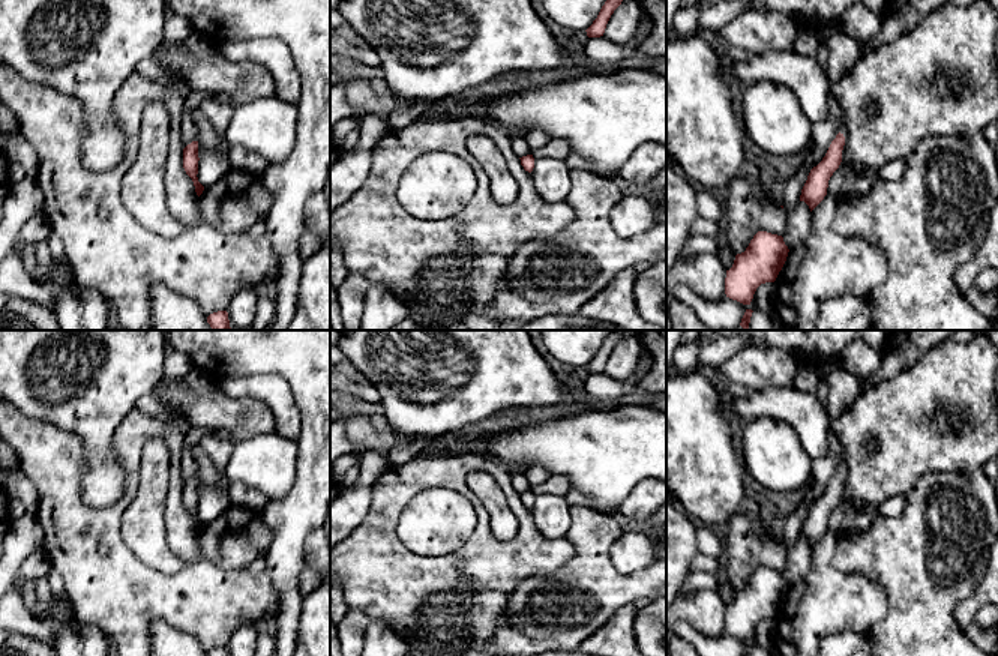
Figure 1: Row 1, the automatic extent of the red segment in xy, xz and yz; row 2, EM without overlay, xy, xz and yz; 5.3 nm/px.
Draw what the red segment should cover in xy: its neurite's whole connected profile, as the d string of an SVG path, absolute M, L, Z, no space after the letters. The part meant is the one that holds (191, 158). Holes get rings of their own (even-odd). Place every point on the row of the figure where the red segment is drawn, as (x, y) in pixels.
M192 141L183 149L183 168L186 174L192 179L195 192L200 197L204 191L204 186L198 182L198 141Z

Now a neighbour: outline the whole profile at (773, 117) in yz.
M774 81L746 86L741 98L743 131L761 150L774 156L804 152L812 122L795 92Z

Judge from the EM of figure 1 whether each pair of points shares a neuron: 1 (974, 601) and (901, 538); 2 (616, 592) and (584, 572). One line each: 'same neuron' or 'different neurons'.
1: different neurons
2: same neuron

